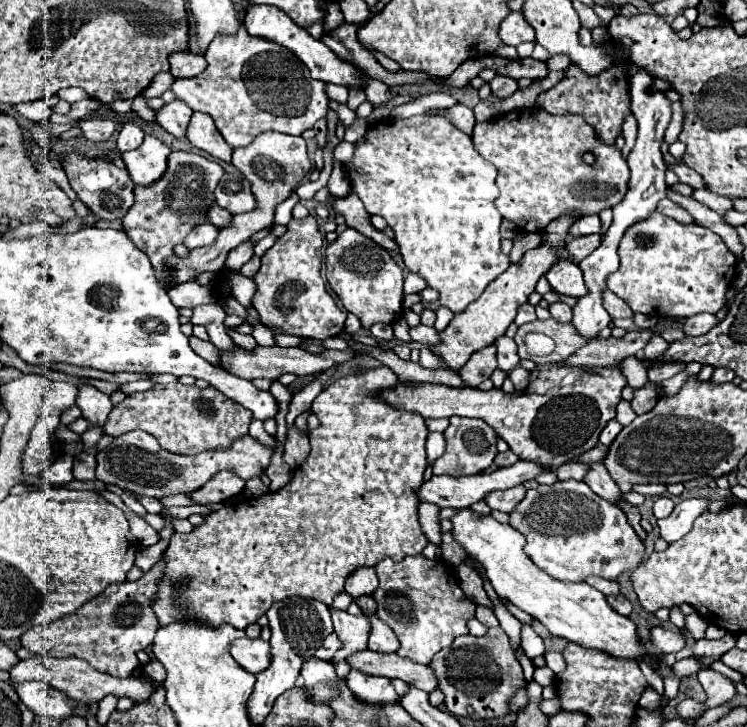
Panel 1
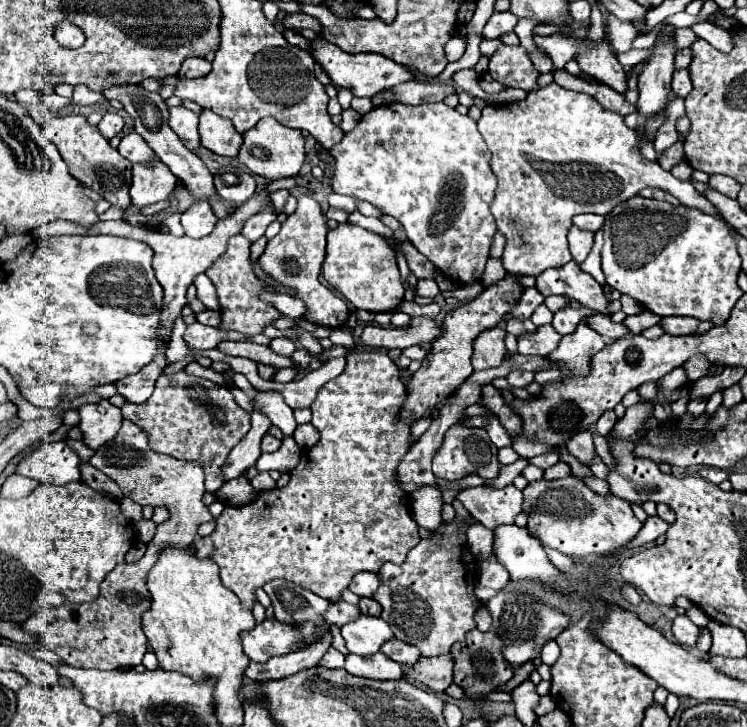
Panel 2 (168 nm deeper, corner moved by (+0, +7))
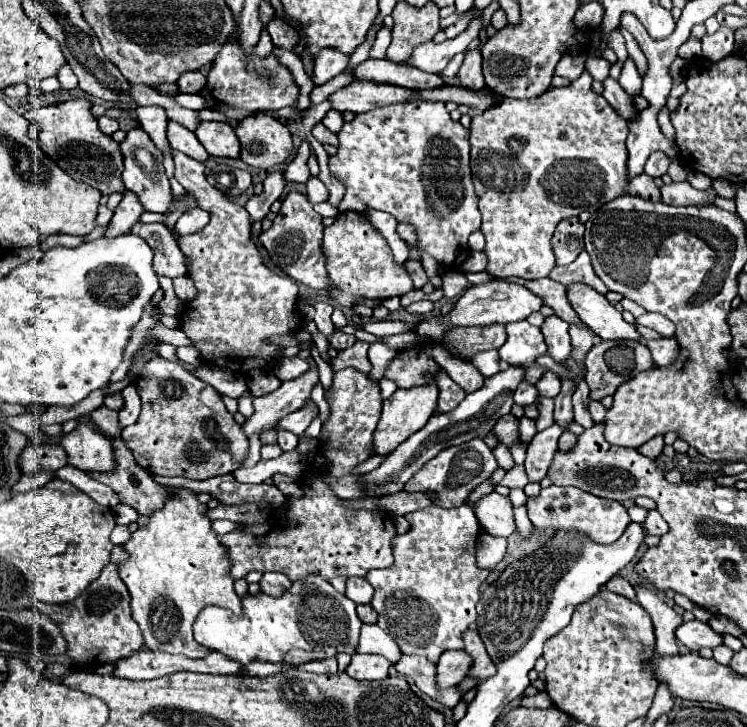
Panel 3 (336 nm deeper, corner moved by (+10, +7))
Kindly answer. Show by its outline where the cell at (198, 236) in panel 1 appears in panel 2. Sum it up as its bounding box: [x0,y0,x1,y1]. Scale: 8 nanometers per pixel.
[182,200,216,238]

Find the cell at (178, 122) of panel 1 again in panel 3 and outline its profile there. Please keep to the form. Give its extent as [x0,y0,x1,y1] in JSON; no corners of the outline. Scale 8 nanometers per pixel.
[166,120,208,162]

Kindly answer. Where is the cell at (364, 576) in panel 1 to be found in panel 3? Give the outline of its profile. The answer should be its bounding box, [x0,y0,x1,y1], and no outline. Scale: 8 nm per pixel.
[346,578,374,604]

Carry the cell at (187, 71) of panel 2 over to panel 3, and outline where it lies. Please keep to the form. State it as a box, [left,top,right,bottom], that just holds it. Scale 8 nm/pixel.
[178,70,206,94]

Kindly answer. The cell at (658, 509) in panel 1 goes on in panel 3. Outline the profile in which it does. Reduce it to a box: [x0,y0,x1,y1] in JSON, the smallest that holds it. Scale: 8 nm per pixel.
[644,510,668,536]

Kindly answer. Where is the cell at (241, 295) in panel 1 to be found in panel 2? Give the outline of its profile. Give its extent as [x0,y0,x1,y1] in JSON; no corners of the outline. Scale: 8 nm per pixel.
[262,292,306,318]

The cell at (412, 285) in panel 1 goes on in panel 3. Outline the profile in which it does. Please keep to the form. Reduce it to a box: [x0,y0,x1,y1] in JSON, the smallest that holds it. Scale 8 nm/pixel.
[404,258,428,288]

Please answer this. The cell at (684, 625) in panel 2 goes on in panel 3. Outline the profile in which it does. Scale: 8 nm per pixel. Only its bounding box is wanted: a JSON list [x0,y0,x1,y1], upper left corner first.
[676,620,722,652]

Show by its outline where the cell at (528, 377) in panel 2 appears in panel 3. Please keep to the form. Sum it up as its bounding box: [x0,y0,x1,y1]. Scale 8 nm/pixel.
[514,382,538,406]

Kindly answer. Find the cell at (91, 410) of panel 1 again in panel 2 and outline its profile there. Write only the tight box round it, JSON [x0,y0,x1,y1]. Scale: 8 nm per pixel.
[78,400,122,450]

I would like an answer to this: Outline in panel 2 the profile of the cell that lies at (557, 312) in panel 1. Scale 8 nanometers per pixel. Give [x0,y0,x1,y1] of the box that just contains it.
[552,306,588,336]

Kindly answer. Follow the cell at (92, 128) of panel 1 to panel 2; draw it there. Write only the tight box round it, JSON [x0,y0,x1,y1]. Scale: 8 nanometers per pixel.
[98,112,124,140]

